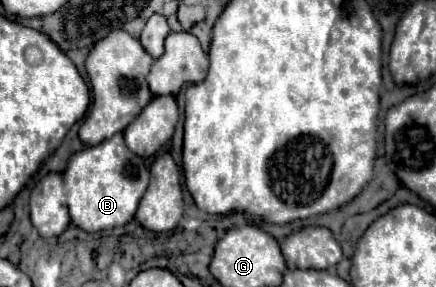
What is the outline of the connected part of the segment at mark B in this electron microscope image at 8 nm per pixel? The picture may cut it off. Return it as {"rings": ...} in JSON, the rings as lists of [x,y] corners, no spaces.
{"rings":[[[122,132],[114,134],[112,138],[96,146],[86,146],[70,158],[68,168],[64,170],[64,184],[72,224],[86,232],[100,232],[124,226],[134,218],[140,198],[148,188],[148,180],[148,168],[144,166],[140,156],[128,150]]]}

